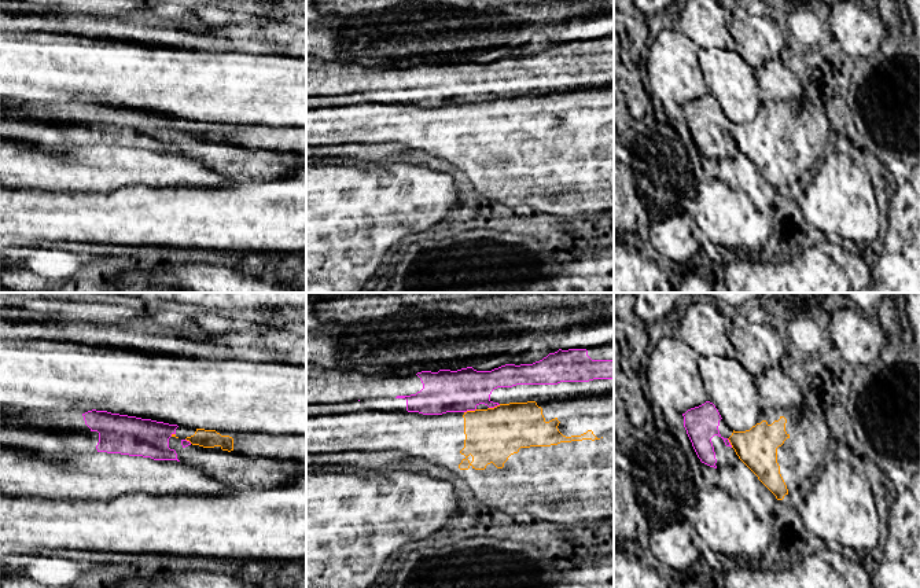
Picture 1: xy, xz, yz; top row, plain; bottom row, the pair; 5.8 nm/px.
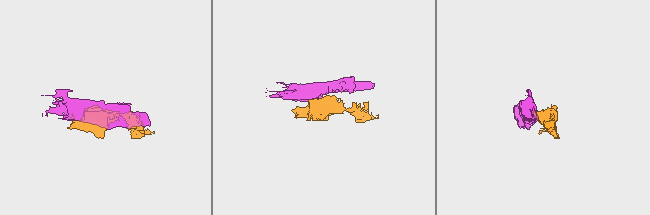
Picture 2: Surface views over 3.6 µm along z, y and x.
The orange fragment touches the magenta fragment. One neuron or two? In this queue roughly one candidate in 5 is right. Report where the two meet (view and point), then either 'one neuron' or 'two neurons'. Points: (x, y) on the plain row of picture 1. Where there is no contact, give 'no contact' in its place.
meets orange in xz at (470, 103); two neurons

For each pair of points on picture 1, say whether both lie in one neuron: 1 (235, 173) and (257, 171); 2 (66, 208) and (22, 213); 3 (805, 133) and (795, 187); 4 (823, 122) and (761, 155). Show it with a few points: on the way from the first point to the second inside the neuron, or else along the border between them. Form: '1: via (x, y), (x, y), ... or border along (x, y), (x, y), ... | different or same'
1: via (240, 171), (251, 171) | same
2: via (55, 213), (33, 213) | same
3: via (791, 147), (791, 173) | same
4: via (808, 127), (788, 128), (776, 140) | same

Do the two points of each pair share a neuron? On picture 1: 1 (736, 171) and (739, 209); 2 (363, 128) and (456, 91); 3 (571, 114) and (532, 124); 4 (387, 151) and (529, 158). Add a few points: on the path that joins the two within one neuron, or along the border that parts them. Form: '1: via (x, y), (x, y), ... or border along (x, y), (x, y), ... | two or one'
1: border along (716, 177), (733, 190), (740, 190), (761, 213) | two
2: border along (407, 102), (423, 106), (452, 105) | two
3: via (562, 114), (555, 113), (541, 124) | one
4: border along (374, 143), (400, 143), (415, 151) | two

